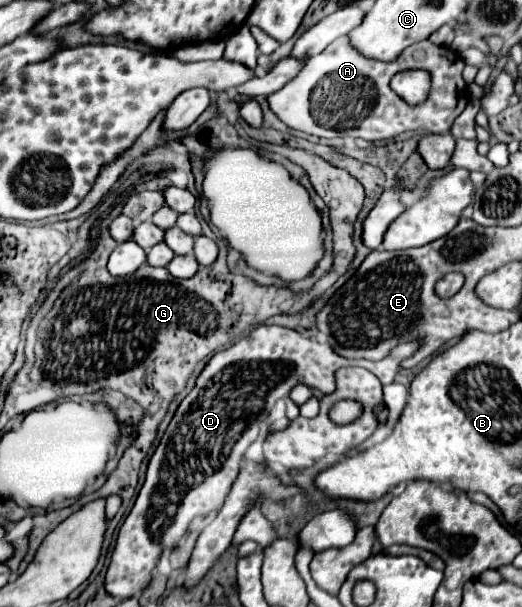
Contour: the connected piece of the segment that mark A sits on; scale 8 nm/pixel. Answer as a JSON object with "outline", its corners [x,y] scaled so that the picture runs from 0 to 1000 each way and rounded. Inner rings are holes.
{"outline":[[[653,59],[615,89],[600,92],[565,132],[546,138],[534,152],[515,155],[515,175],[554,211],[619,227],[661,221],[722,234],[780,214],[852,221],[898,171],[898,148],[883,119],[883,92],[856,76],[830,72],[826,66],[787,72],[757,99],[730,102],[695,92],[665,59]],[[772,115],[822,119],[826,148],[814,168],[787,175],[749,148],[749,129]]]}

